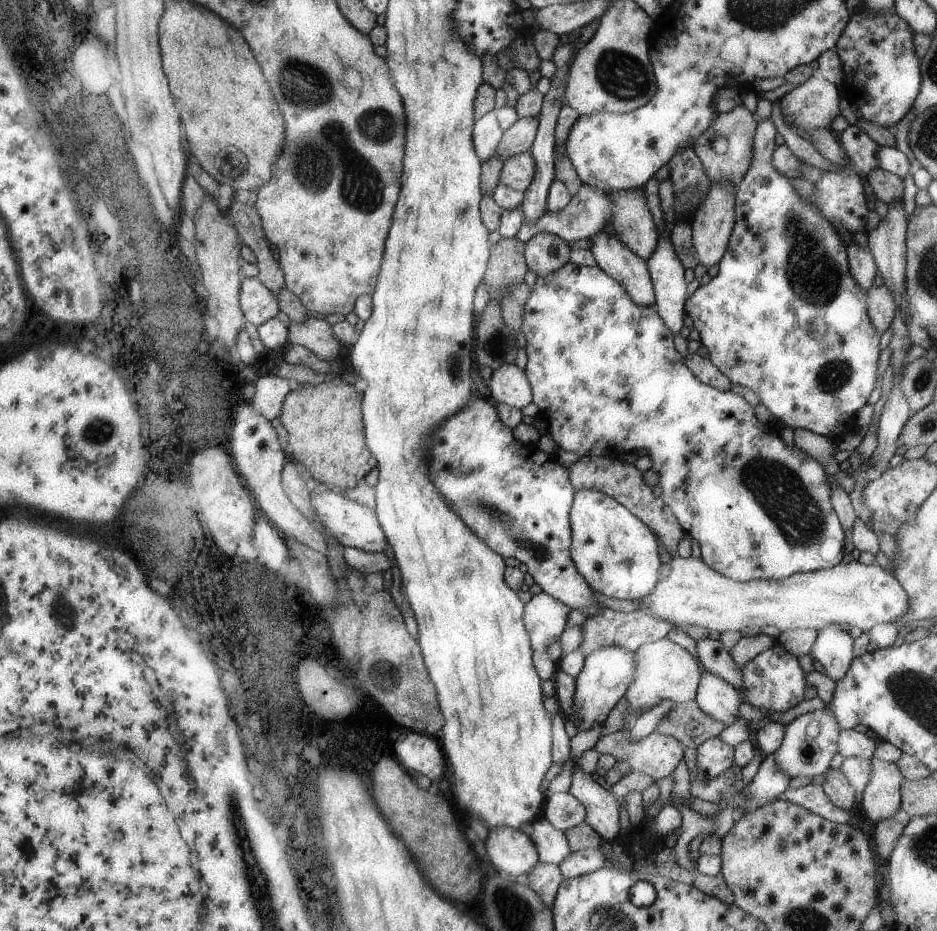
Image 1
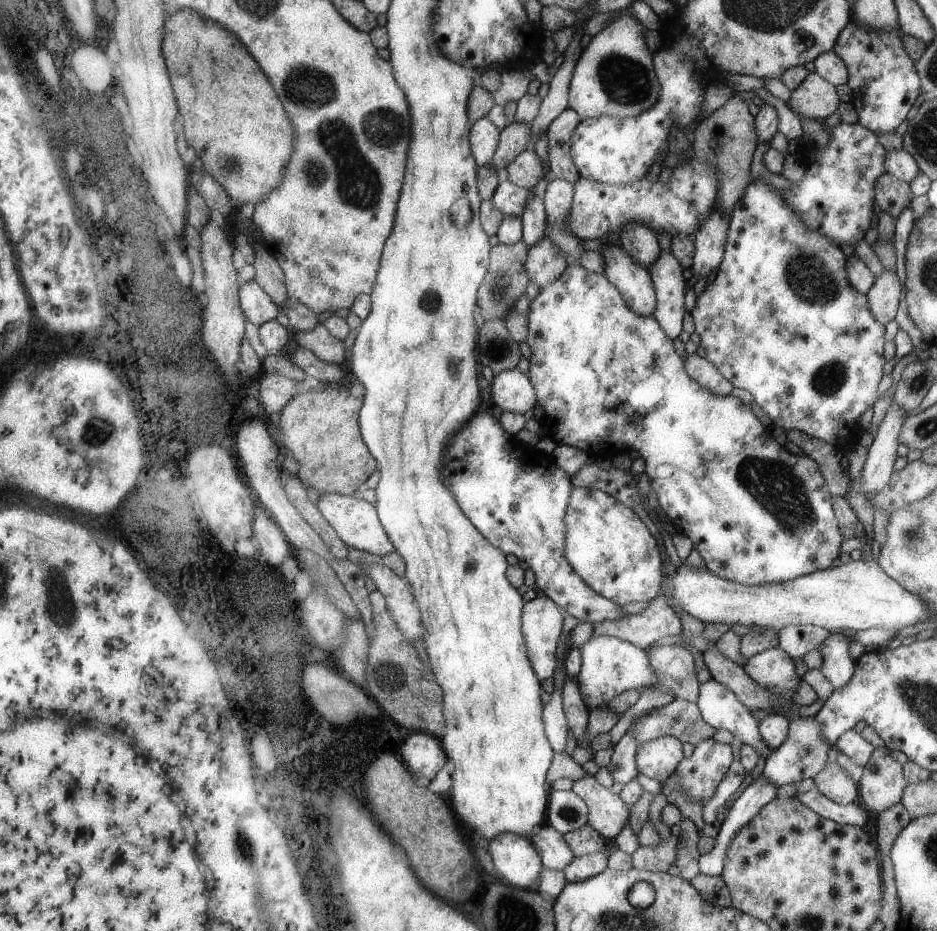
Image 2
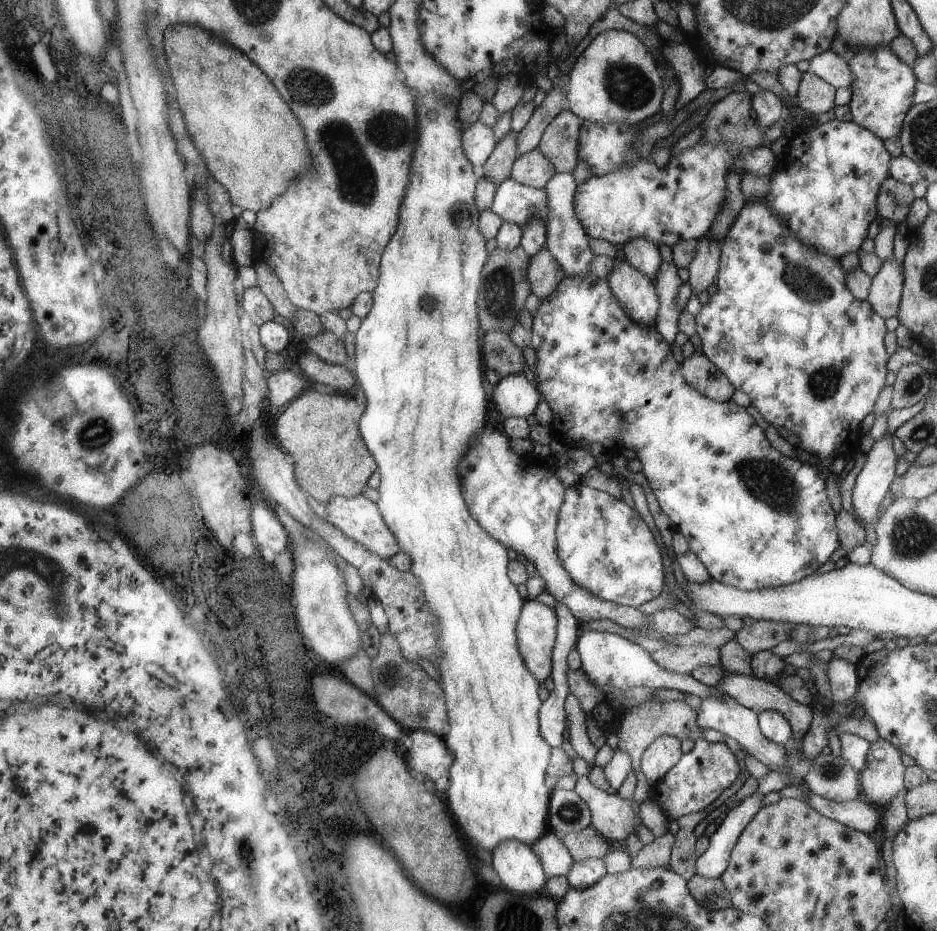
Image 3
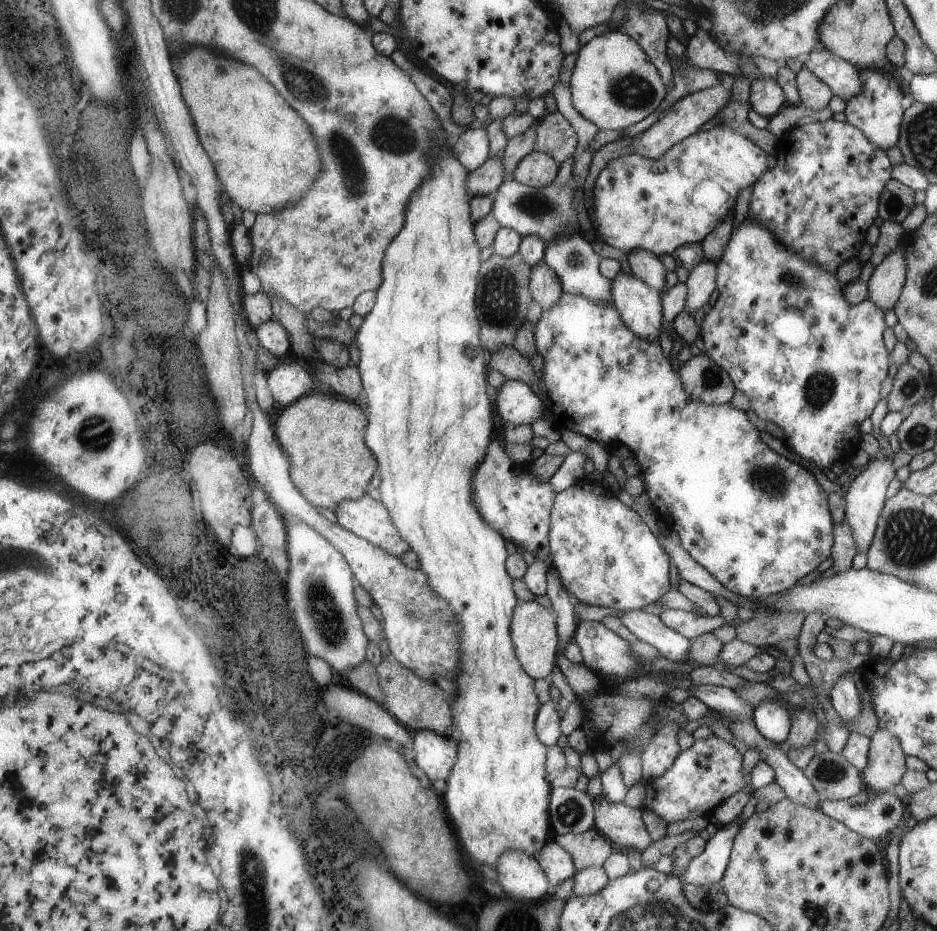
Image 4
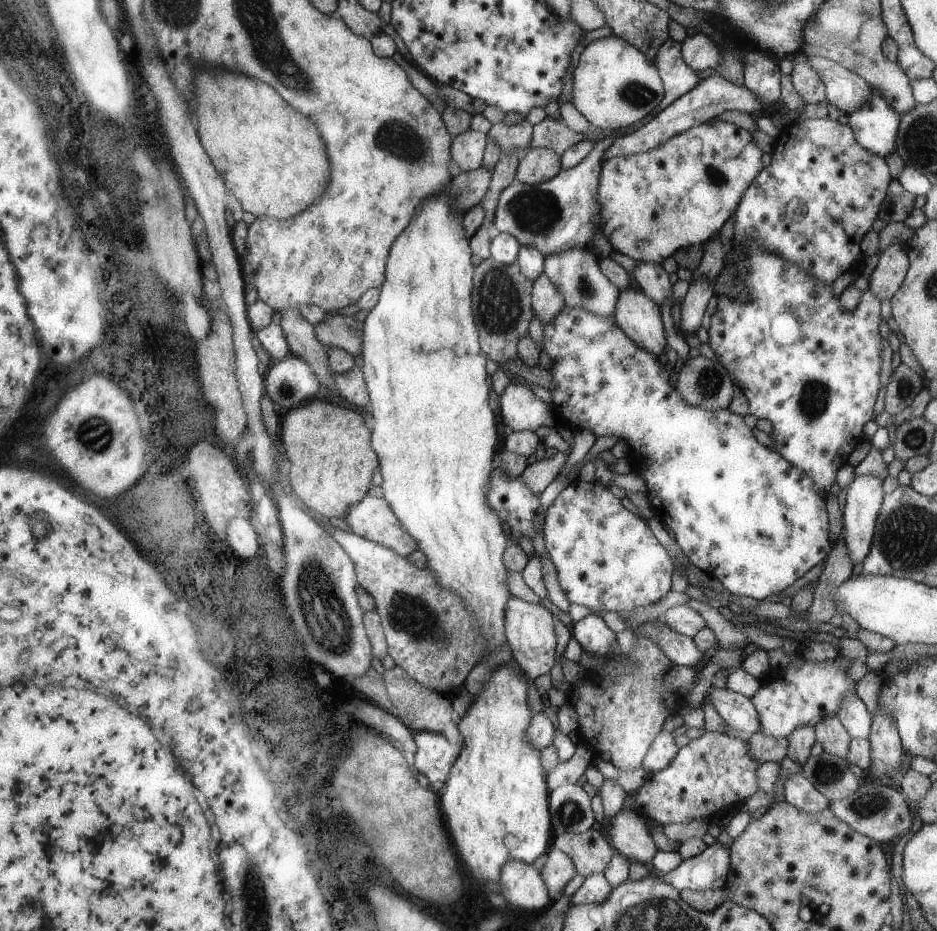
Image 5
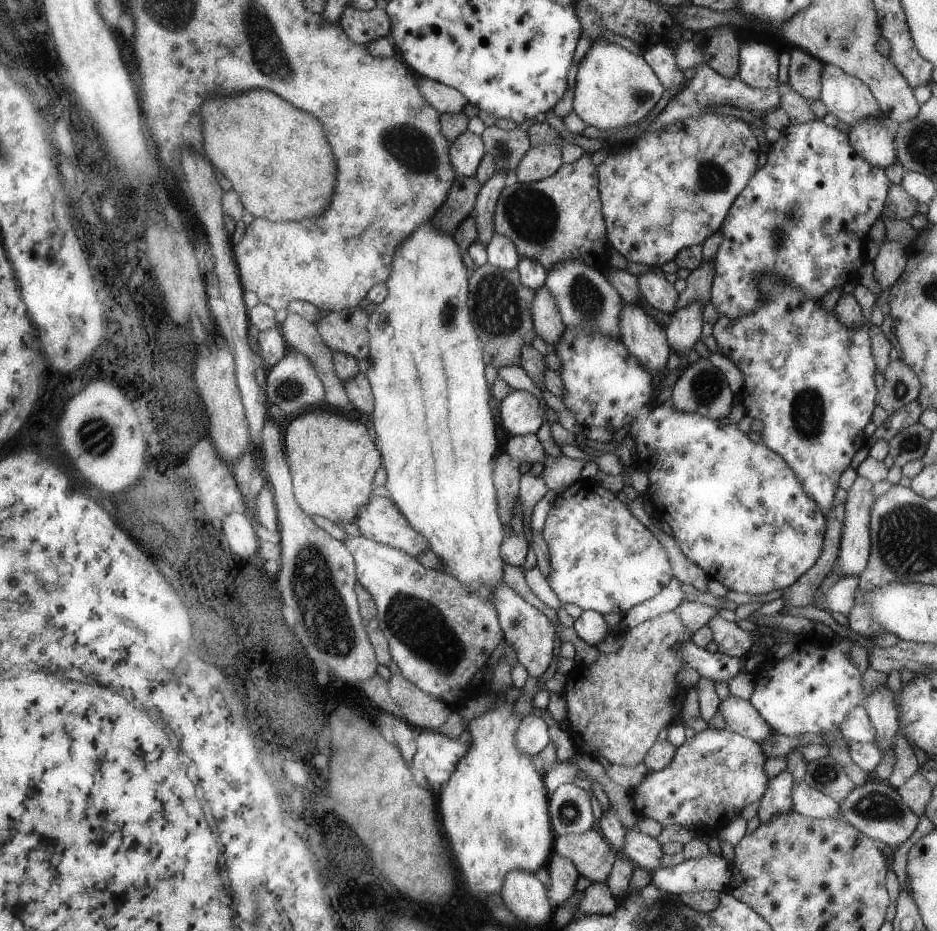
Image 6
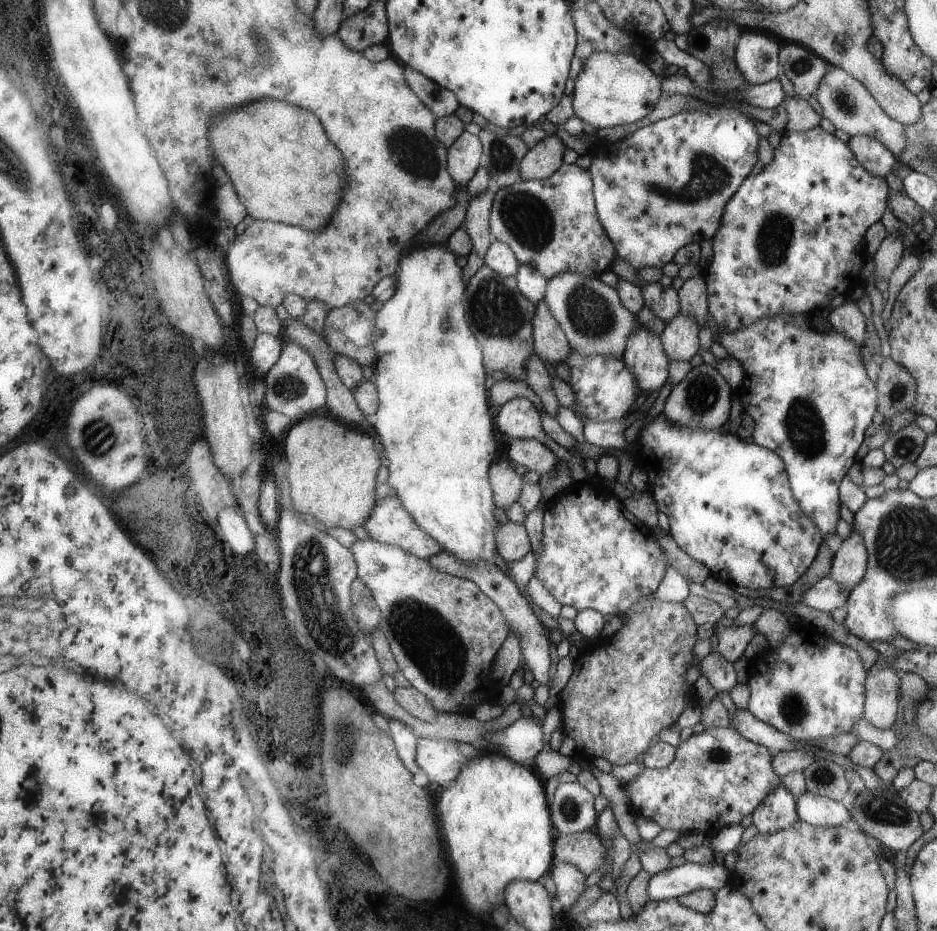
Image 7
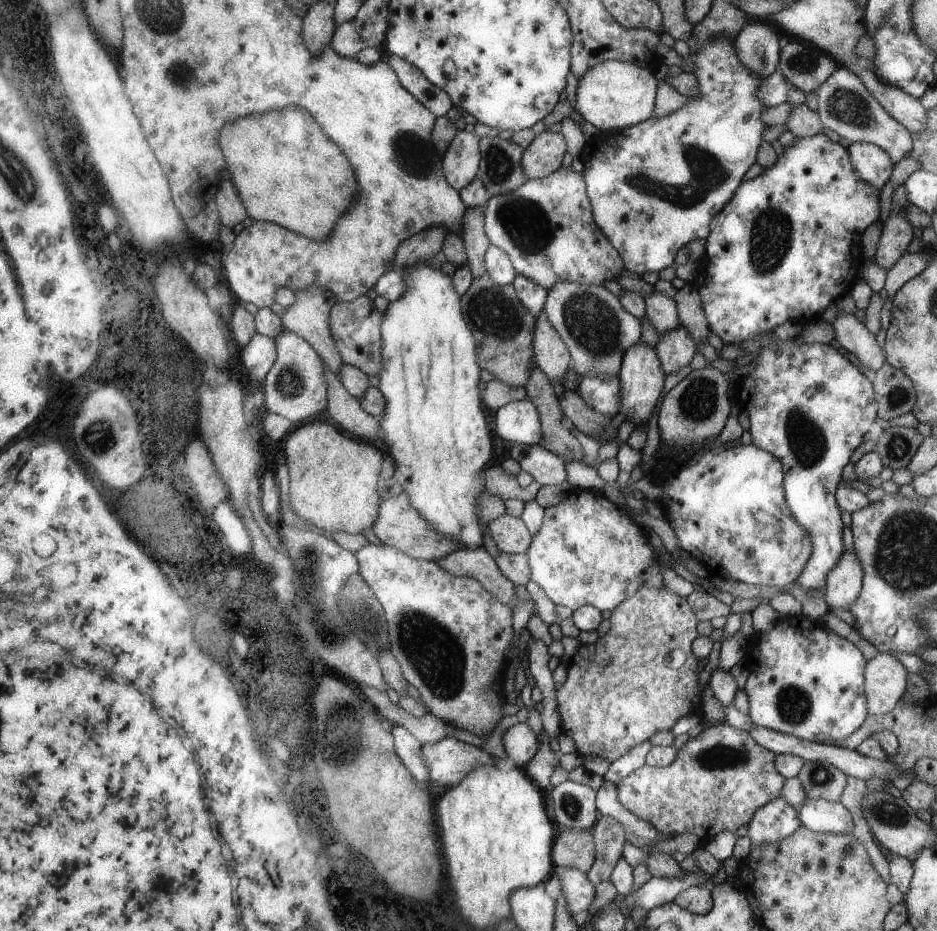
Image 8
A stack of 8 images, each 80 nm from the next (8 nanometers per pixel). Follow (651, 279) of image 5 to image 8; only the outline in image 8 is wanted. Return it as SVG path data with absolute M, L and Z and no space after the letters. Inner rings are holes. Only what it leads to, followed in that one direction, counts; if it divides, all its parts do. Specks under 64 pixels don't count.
M654 289L643 299L645 300L645 315L660 335L681 325L677 304L673 298Z

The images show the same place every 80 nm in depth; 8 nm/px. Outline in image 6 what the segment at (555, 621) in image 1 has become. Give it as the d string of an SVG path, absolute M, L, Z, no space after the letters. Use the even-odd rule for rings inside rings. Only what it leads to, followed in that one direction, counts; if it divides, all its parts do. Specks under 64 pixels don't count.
M505 582L494 588L492 605L496 606L502 629L506 634L506 641L510 642L512 648L516 650L518 662L528 671L528 675L540 679L554 658L554 648L556 648L554 642L556 642L558 634L553 623L544 613L514 592Z

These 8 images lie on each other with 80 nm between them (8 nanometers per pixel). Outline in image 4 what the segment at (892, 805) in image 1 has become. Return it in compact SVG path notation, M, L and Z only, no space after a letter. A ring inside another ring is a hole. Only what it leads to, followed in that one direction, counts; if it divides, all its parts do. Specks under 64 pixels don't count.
M878 728L870 738L868 764L861 773L863 785L876 792L891 791L907 772L906 757L898 738Z

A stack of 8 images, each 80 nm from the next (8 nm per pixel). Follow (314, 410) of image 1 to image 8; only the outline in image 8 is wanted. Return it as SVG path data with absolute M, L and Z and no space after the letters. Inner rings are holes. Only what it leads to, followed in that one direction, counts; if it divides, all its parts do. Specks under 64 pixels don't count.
M328 421L300 425L286 438L284 452L290 470L290 507L323 532L362 533L377 520L381 506L376 492L382 454L374 443L339 432Z

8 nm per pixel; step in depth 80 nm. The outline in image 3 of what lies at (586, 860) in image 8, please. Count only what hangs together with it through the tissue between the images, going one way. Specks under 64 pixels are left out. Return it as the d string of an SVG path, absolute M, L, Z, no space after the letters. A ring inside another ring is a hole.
M588 826L582 832L566 834L561 841L572 854L575 862L594 860L594 858L603 859L610 848L608 842L592 826Z

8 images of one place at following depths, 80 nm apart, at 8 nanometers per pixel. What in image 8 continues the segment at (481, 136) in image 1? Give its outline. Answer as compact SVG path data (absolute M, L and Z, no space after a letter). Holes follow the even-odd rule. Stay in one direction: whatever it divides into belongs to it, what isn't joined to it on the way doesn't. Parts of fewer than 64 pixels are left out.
M458 131L442 158L446 180L460 192L478 177L482 158L479 136L468 131Z

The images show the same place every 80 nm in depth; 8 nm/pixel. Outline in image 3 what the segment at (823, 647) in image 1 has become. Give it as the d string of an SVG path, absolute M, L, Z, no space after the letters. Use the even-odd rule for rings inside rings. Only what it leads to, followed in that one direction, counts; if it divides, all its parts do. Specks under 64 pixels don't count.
M834 655L828 662L826 674L833 704L852 704L858 692L857 666Z

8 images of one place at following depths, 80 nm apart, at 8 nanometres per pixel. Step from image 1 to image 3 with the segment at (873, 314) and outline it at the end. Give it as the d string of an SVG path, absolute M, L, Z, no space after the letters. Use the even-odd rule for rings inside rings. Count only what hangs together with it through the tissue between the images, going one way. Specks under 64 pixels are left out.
M884 258L880 272L872 278L866 301L886 320L898 314L904 284L904 268L896 258Z

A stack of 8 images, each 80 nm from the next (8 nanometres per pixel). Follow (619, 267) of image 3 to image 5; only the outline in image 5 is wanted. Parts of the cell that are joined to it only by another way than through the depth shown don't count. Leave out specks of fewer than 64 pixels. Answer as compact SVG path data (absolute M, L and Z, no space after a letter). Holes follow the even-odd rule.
M636 285L620 292L614 320L638 348L656 358L669 349L658 304Z

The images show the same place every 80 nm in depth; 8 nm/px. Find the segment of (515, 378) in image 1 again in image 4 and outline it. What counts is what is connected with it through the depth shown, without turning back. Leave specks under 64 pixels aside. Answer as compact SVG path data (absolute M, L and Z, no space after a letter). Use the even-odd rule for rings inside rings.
M506 379L497 395L498 414L506 422L531 426L534 420L542 419L544 404L528 382Z

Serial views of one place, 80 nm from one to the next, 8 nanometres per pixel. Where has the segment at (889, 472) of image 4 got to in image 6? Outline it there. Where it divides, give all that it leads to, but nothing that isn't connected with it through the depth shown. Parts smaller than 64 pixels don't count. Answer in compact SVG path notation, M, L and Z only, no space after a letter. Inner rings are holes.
M857 476L856 480L848 492L848 500L845 504L846 518L843 522L843 534L841 537L841 544L839 545L838 559L836 560L835 569L840 570L843 577L846 576L860 576L864 572L871 552L871 535L870 535L870 512L871 505L874 505L876 496L872 492L875 484Z

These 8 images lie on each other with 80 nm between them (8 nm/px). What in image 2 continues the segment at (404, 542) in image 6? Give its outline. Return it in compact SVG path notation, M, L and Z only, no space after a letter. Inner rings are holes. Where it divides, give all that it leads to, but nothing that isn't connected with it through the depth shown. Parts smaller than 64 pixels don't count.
M322 493L315 500L322 516L328 524L337 532L338 540L344 542L347 547L369 552L378 556L389 555L395 548L389 539L384 525L377 515L377 508L368 501L354 498L354 495L341 495L338 493Z

